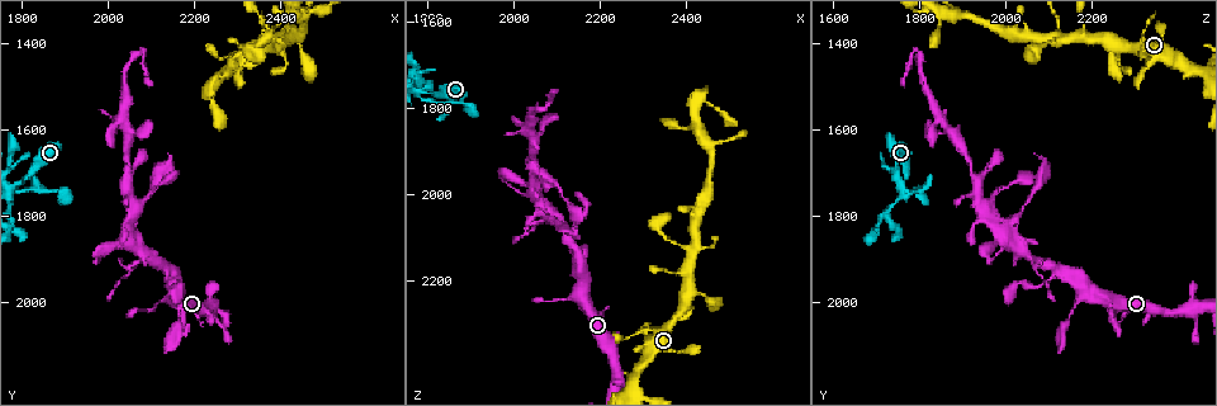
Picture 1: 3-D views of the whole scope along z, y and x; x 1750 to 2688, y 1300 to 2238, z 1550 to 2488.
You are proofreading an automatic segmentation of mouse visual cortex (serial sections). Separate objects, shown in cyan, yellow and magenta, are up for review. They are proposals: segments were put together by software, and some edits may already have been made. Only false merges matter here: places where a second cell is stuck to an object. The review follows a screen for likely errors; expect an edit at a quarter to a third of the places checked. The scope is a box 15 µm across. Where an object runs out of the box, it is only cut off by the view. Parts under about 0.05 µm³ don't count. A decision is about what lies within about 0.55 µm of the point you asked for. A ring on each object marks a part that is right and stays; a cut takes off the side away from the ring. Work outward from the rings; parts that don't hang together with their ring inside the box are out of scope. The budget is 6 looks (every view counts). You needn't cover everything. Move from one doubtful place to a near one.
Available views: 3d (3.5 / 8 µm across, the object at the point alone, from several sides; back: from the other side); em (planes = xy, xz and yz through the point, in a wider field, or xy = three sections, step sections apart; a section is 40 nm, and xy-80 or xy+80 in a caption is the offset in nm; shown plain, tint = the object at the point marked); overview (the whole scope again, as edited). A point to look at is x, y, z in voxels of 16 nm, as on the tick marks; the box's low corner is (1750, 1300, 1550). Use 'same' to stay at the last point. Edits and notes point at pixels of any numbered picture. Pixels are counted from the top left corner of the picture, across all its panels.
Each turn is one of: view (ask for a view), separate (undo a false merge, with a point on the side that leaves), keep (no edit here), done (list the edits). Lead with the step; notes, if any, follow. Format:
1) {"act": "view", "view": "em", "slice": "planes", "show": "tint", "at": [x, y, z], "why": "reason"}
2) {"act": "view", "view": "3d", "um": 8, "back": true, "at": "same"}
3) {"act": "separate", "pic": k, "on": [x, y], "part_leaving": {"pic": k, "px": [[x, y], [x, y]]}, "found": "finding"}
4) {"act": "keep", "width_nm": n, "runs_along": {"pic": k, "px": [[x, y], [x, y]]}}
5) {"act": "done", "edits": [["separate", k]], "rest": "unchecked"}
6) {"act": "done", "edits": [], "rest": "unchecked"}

{"act": "view", "view": "3d", "um": 3.5, "at": [2175, 2025, 2240]}

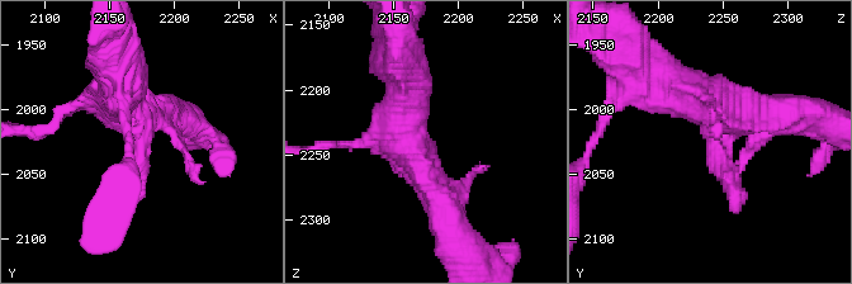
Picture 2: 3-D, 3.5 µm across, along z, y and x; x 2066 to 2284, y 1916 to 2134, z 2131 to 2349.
{"act": "view", "view": "em", "slice": "planes", "show": "tint", "at": "same"}

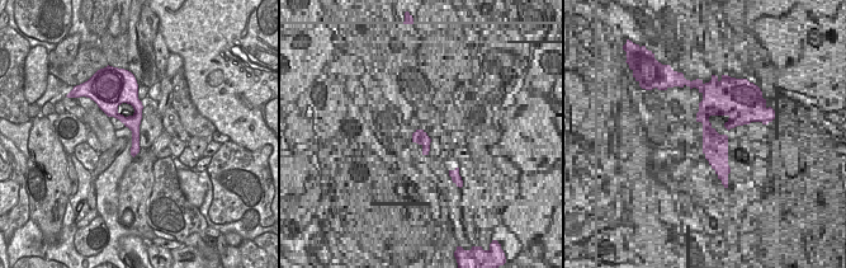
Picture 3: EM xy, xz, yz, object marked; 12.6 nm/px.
{"act": "view", "view": "em", "slice": "xy", "step": 1, "show": "tint", "at": "same"}

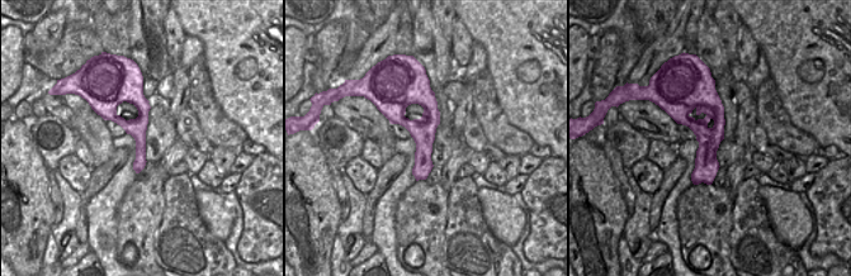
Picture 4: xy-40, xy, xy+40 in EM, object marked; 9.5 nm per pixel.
{"act": "keep", "runs_along": {"pic": 4, "px": [[419, 86], [429, 103], [422, 176]]}, "found": "all the same cell"}

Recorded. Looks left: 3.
{"act": "view", "view": "3d", "um": 3.5, "at": [1825, 1735, 1790], "why": "a narrow waist"}

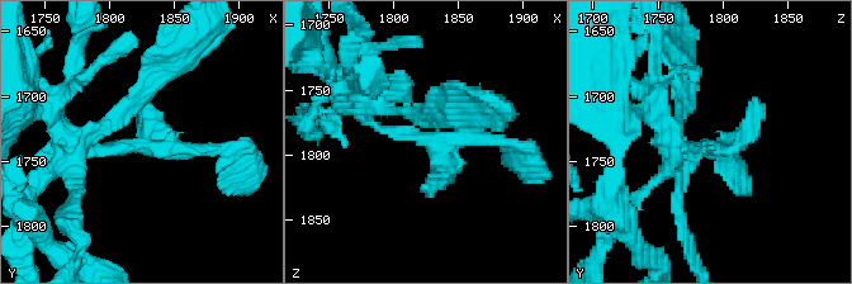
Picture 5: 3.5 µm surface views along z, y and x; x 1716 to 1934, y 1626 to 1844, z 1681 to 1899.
{"act": "view", "view": "em", "slice": "xy", "step": 2, "show": "tint", "at": [1830, 1736, 1790]}

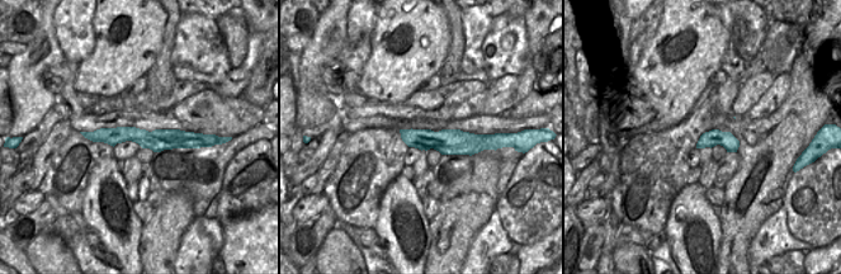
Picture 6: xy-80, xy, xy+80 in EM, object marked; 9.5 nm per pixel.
{"act": "keep", "runs_along": {"pic": 6, "px": [[88, 135], [192, 137]]}, "found": "continuous, no second cell"}

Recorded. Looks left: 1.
{"act": "view", "view": "3d", "um": 3.5, "at": [2010, 1595, 1840]}

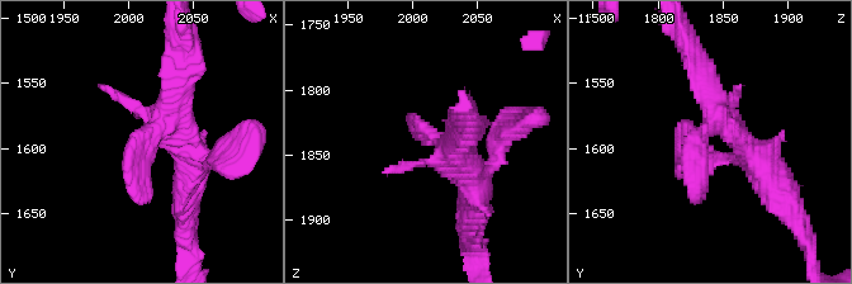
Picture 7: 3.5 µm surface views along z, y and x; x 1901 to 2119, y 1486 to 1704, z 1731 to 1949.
{"act": "keep", "runs_along": {"pic": 7, "px": [[753, 154], [711, 123], [699, 200]]}, "found": "all the same cell"}

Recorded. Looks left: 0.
{"act": "done", "edits": [], "rest": "unchecked"}

